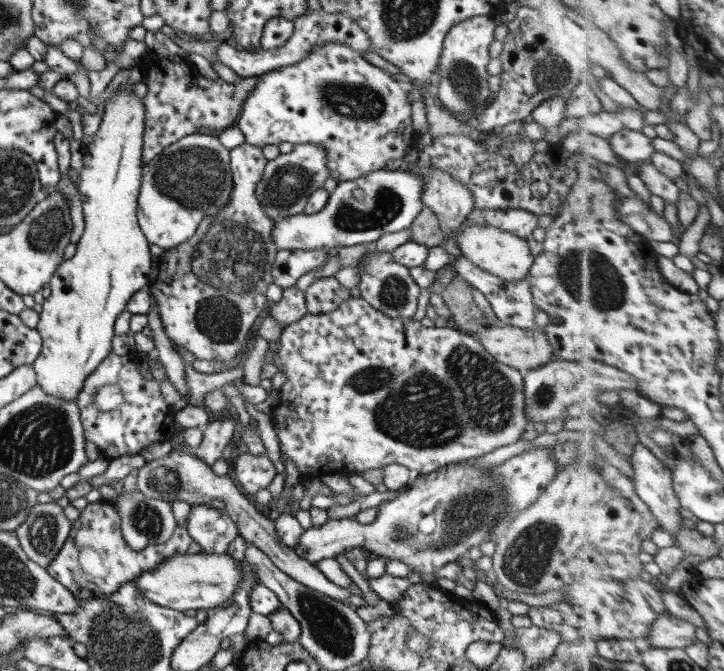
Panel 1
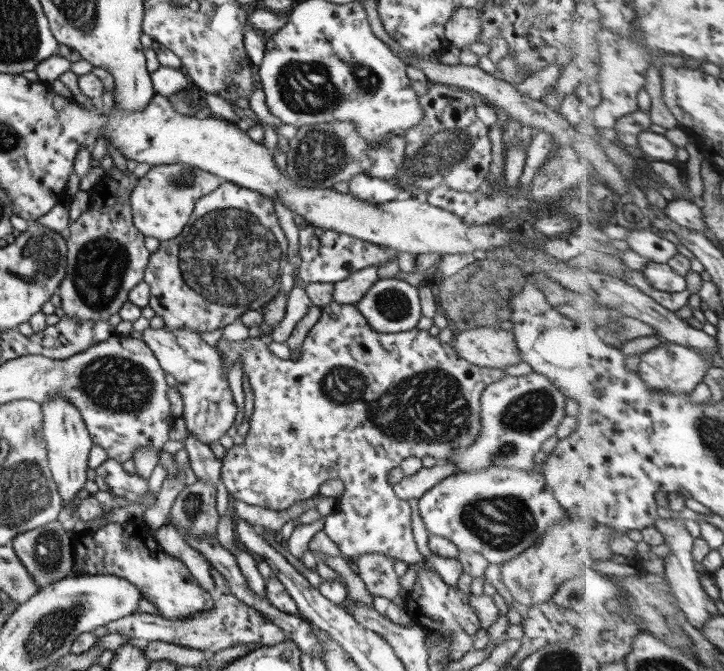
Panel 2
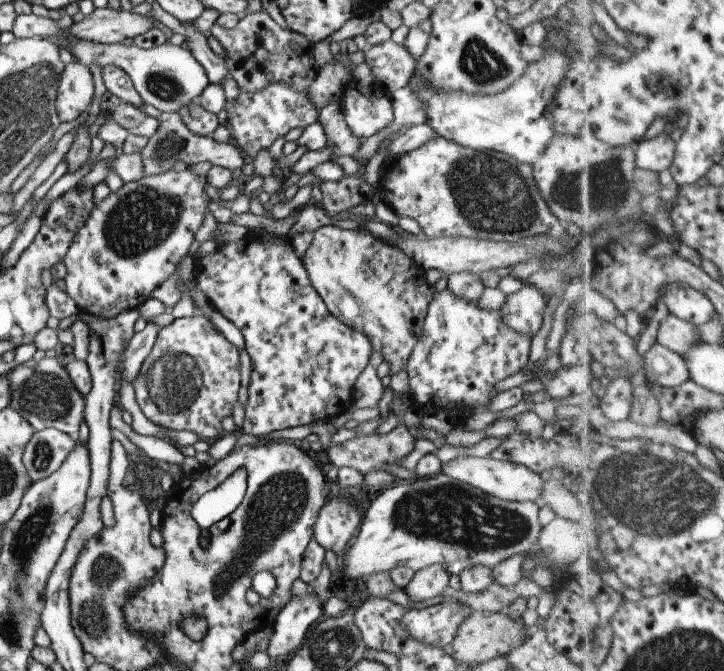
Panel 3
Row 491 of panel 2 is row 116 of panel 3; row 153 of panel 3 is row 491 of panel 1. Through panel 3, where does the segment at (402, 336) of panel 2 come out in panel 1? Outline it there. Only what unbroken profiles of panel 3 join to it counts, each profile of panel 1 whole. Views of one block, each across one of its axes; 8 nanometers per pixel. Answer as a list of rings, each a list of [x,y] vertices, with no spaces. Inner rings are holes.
[[[237,449],[231,464],[236,474],[236,484],[248,494],[268,489],[277,473],[267,452],[254,456],[248,452],[243,454]]]

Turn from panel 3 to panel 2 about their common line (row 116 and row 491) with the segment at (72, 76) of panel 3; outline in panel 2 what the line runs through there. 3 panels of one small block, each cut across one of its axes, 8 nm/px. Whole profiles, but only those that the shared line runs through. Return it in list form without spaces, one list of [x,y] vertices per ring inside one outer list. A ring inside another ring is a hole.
[[[56,395],[48,399],[41,407],[43,434],[46,444],[48,444],[48,466],[57,484],[63,504],[66,504],[77,496],[79,490],[84,488],[84,483],[88,478],[86,475],[88,456],[94,443],[92,443],[92,437],[90,437],[80,411],[70,399]]]

